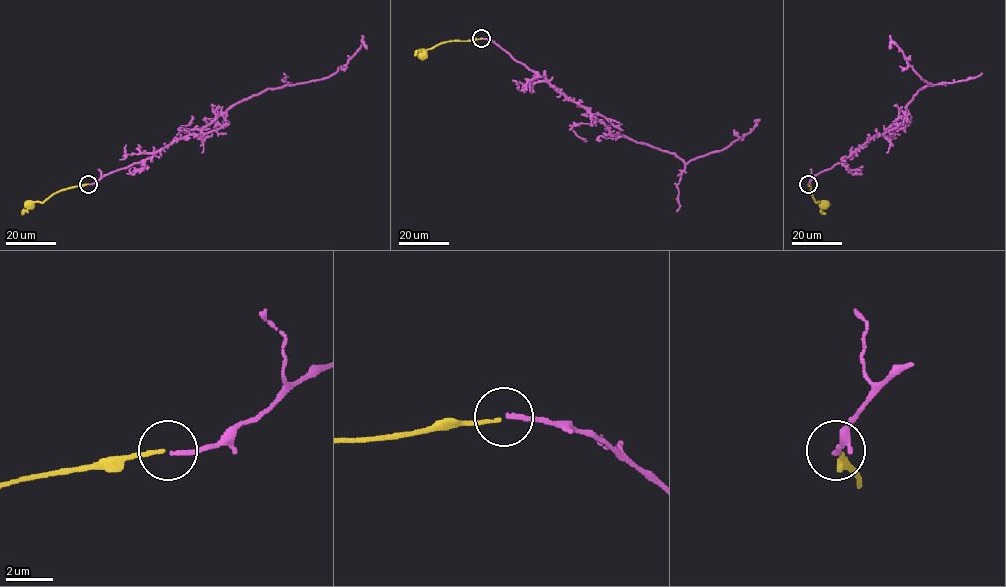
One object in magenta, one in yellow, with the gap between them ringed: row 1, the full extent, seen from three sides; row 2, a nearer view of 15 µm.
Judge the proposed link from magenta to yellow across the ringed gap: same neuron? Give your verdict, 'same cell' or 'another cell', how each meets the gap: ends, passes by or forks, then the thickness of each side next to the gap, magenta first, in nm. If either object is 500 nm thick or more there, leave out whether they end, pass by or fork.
another cell; magenta ends there; yellow ends there; 200 nm thick on the magenta side, 140 nm on the other

